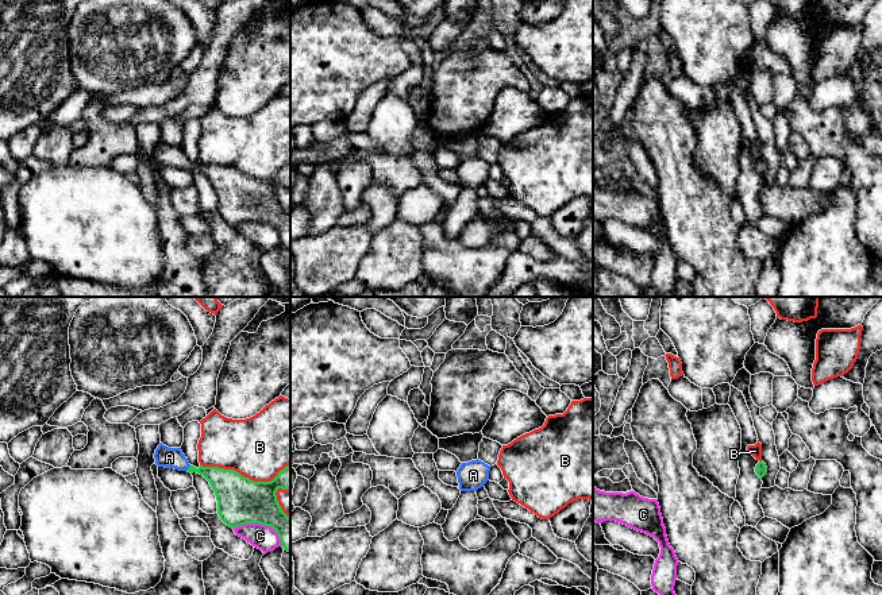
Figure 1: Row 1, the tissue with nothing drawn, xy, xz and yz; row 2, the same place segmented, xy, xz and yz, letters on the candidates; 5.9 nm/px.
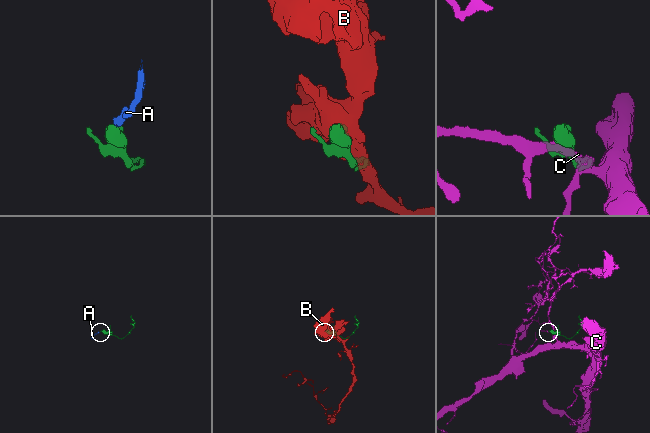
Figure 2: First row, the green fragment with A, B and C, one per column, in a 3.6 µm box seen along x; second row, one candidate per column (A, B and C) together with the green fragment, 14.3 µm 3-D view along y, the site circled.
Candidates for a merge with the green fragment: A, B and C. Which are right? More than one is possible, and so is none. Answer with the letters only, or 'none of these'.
A

